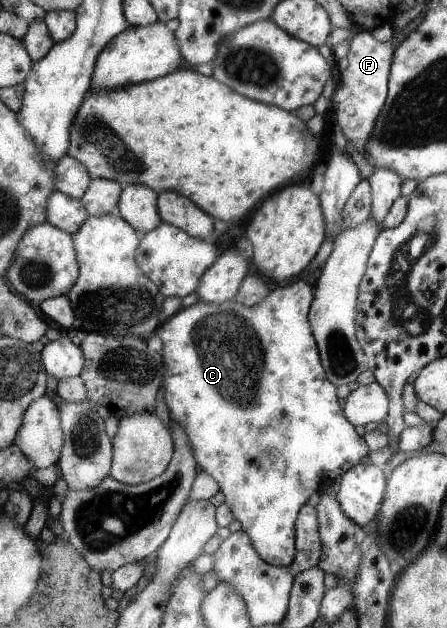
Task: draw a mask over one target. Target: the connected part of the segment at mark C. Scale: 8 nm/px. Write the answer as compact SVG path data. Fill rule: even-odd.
M299 279L278 288L271 287L269 294L255 306L246 307L235 302L234 299L219 303L197 301L179 309L179 312L173 314L169 320L160 323L153 332L162 342L161 356L165 373L162 376L163 394L161 396L167 407L168 418L177 422L177 426L181 426L181 430L185 432L185 438L191 446L191 454L195 458L197 468L205 471L205 474L211 474L211 478L217 482L219 490L223 493L224 503L230 507L234 519L241 524L240 530L250 536L254 549L265 563L279 567L290 565L295 558L294 522L297 520L298 510L306 504L307 498L313 493L320 493L321 486L325 487L325 484L333 482L337 476L342 476L370 451L366 440L361 440L355 434L350 421L343 418L341 408L337 404L337 396L335 396L335 385L326 377L309 321L310 302L313 298L313 286Z

